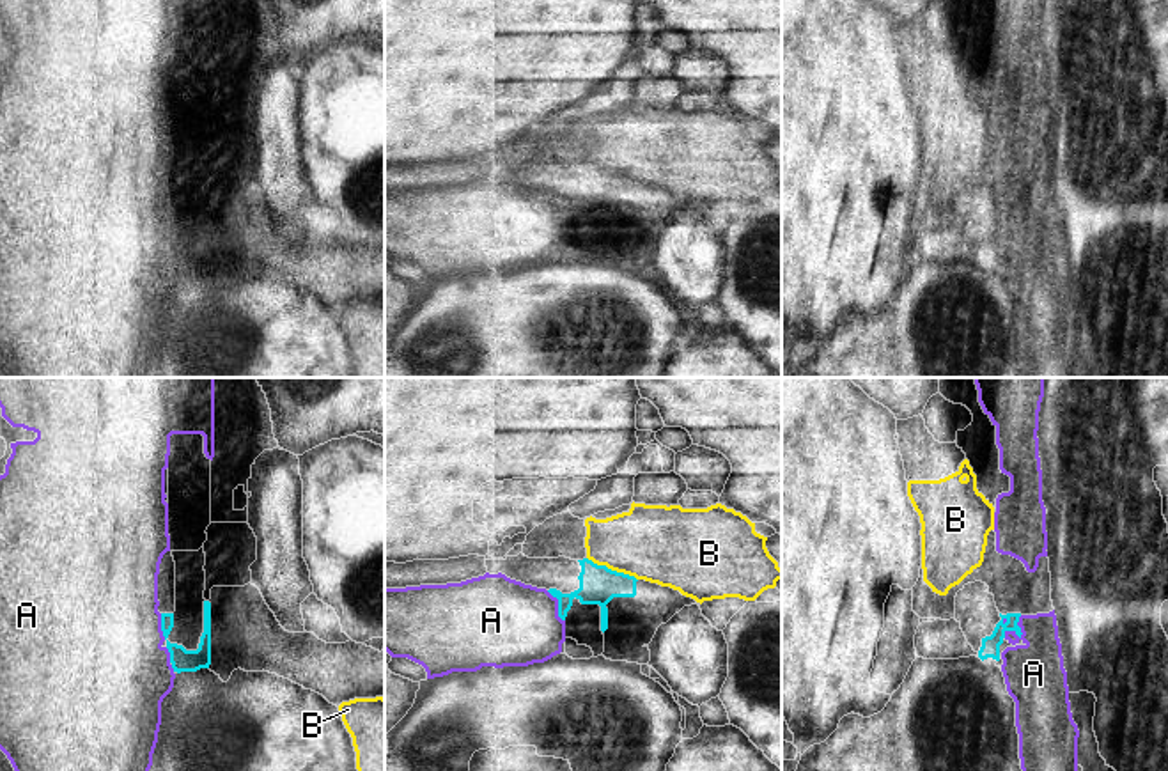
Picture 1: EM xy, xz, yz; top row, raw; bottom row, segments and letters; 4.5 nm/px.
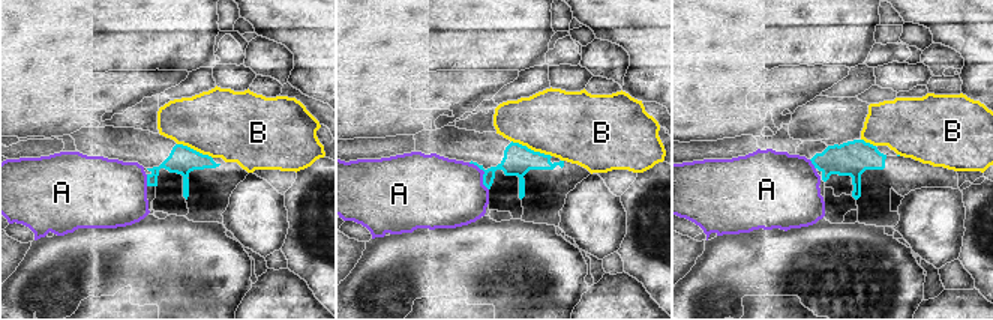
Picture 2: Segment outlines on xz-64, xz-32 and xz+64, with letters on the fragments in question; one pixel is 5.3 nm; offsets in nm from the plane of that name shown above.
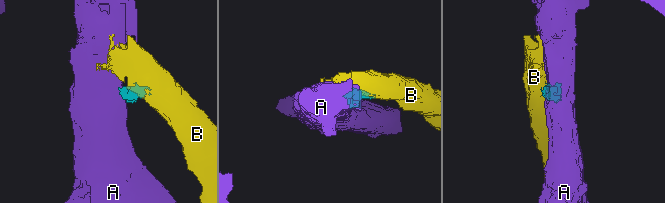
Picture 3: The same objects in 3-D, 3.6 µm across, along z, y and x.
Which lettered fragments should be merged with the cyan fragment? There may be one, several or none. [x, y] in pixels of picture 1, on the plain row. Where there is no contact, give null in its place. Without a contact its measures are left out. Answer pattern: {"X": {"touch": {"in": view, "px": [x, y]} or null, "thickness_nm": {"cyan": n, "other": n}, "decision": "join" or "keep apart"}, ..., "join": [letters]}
{"A": {"touch": {"in": "yz", "px": [1020, 238]}, "thickness_nm": {"cyan": 80, "other": 280}, "decision": "keep apart"}, "B": {"touch": {"in": "xz", "px": [610, 172]}, "thickness_nm": {"cyan": 180, "other": 340}, "decision": "keep apart"}, "join": []}

